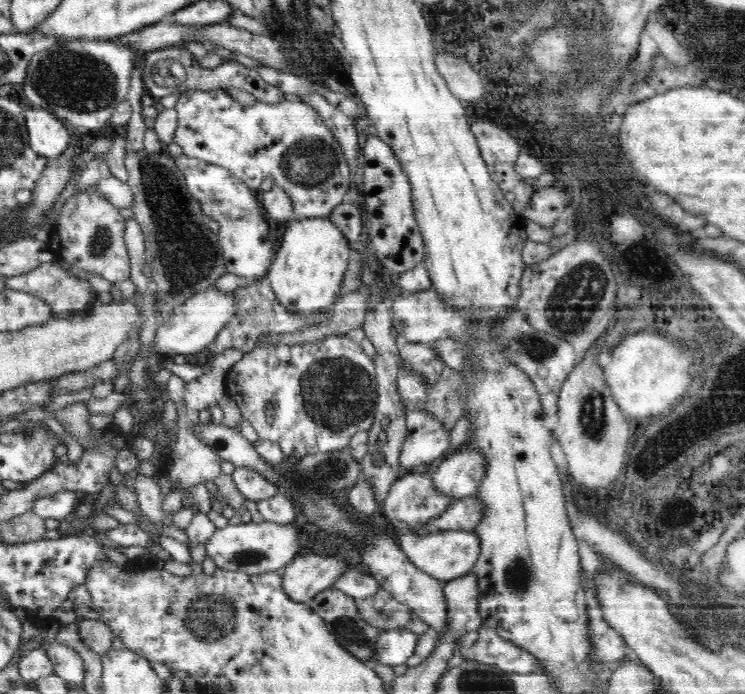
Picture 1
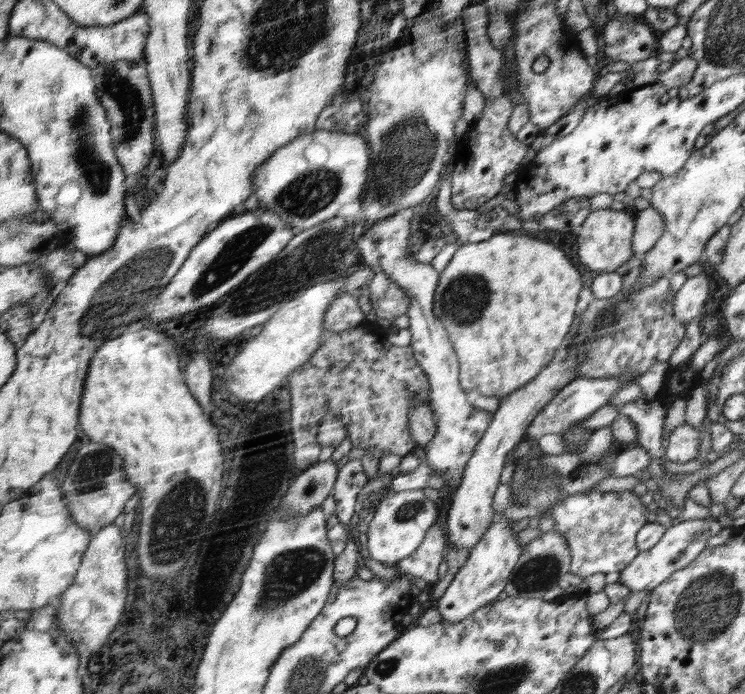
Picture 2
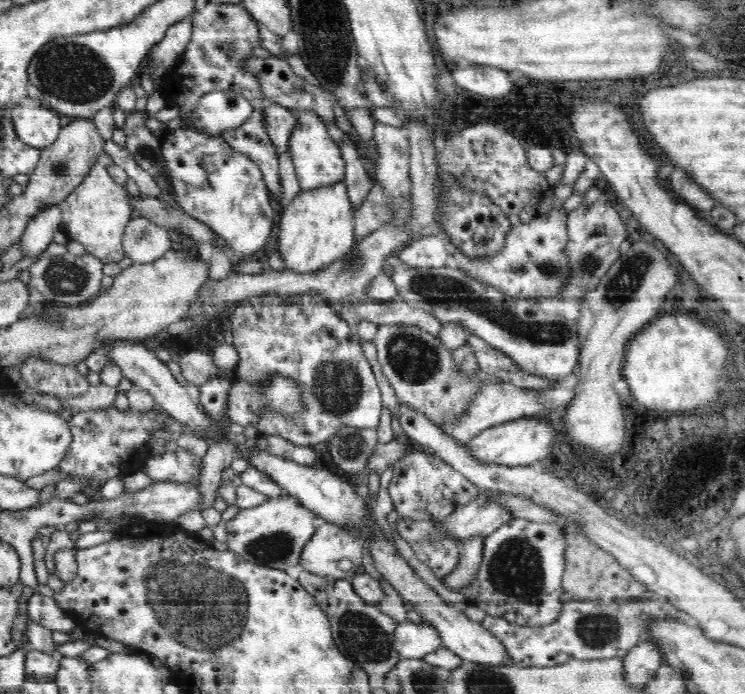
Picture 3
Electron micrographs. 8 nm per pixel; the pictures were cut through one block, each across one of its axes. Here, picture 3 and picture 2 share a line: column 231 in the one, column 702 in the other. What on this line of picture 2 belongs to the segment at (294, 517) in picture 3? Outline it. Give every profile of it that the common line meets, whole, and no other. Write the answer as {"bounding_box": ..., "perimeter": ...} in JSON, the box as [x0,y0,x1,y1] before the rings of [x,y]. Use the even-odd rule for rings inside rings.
{"bounding_box":[618,515,722,591],"perimeter":[[[683,515],[674,524],[667,526],[667,532],[654,547],[640,552],[632,560],[628,567],[620,571],[618,583],[628,586],[632,591],[651,591],[670,578],[676,571],[682,570],[688,564],[694,562],[695,558],[704,551],[704,544],[708,538],[716,536],[722,530],[722,524],[718,518],[691,519],[688,515]]]}

